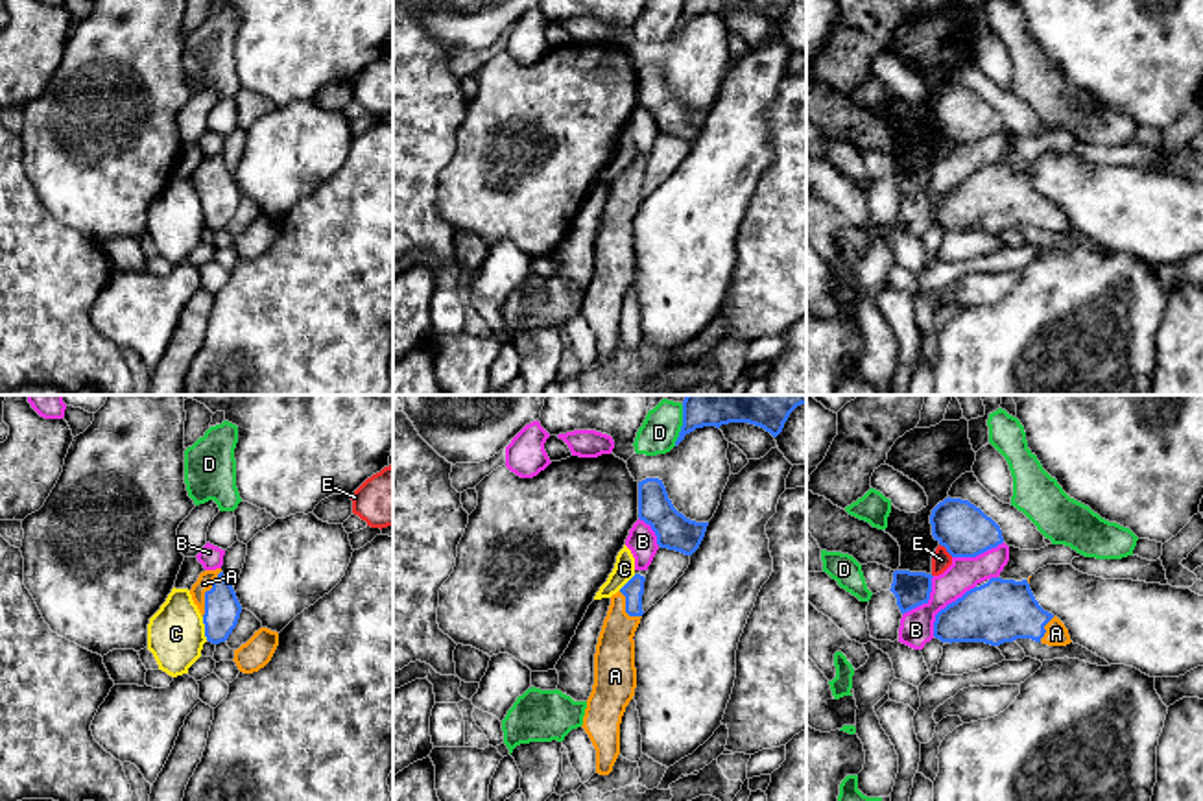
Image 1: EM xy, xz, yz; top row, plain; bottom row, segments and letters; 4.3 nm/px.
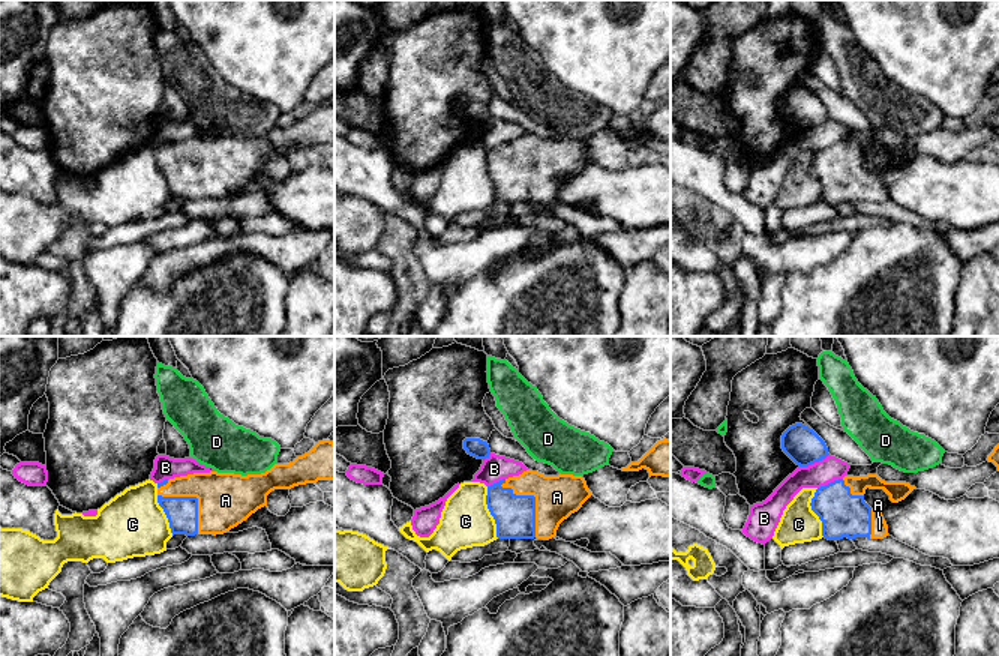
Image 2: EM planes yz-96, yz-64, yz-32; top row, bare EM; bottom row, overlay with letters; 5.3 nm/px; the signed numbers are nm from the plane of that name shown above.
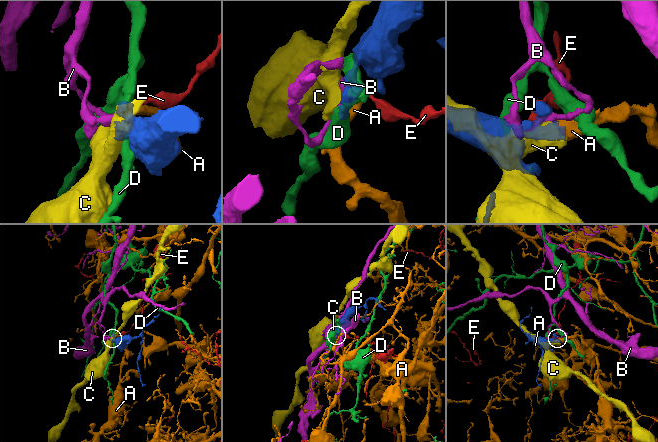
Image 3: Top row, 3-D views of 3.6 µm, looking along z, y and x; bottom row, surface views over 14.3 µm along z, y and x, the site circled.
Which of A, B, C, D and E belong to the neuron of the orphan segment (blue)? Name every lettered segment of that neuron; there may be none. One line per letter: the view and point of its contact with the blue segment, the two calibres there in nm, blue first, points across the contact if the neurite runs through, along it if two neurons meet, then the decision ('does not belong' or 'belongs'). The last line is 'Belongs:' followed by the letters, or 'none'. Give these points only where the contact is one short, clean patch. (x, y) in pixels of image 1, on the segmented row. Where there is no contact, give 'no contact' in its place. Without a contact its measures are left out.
A: meets blue in xy at (205, 593); 160 nm thick on the blue side, 70 nm on the other; runs through xy (222, 609), (205, 593), (203, 584); belongs
B: meets blue in yz at (947, 606); 280 nm thick on the blue side, 150 nm on the other; does not belong
C: meets blue in xy at (205, 628); 160 nm thick on the blue side, 260 nm on the other; border along xy (202, 617), (207, 639); does not belong
D: meets blue in xz at (683, 425); 260 nm thick on the blue side, 160 nm on the other; does not belong
E: meets blue in yz at (947, 550); 220 nm thick on the blue side, 90 nm on the other; border along yz (940, 543), (952, 556); does not belong
Belongs: A

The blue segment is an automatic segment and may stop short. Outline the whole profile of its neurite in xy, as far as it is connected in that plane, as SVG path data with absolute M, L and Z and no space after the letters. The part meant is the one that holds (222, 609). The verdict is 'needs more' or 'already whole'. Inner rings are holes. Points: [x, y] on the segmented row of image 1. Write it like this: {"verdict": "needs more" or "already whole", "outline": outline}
{"verdict": "needs more", "outline": "M221 568L201 572L190 594L203 616L207 640L225 642L238 624L242 605Z"}

